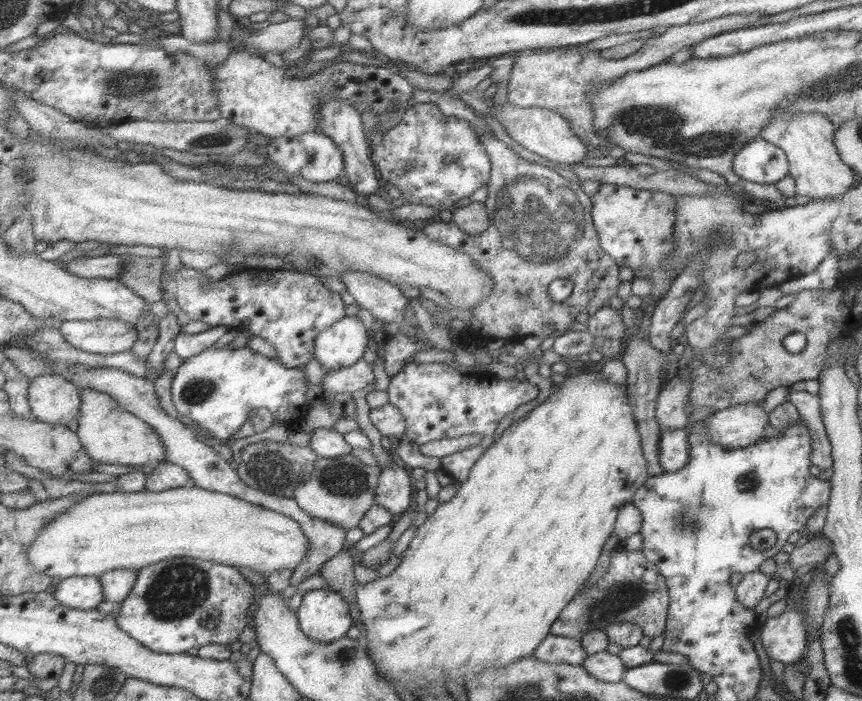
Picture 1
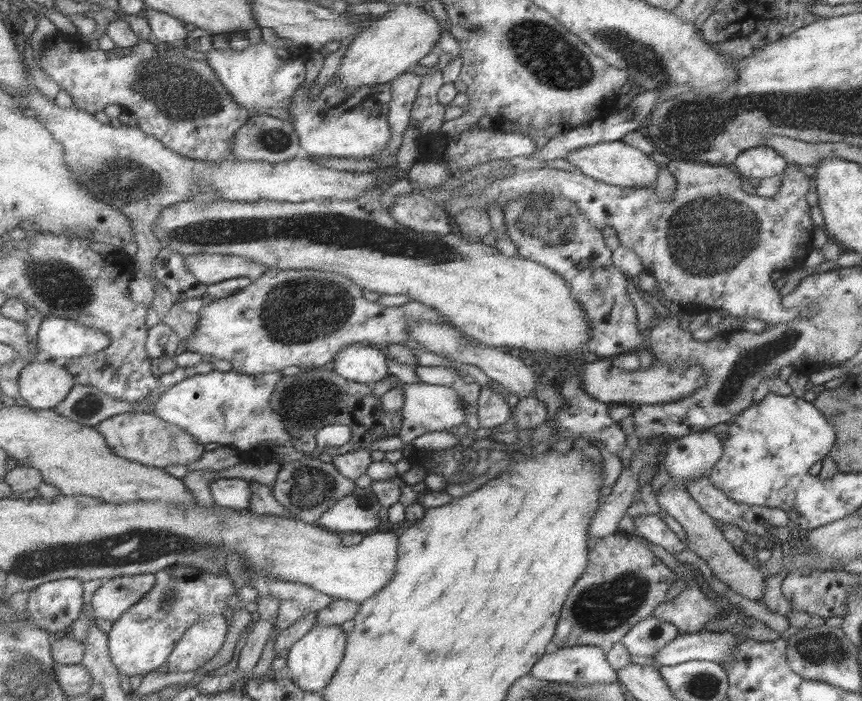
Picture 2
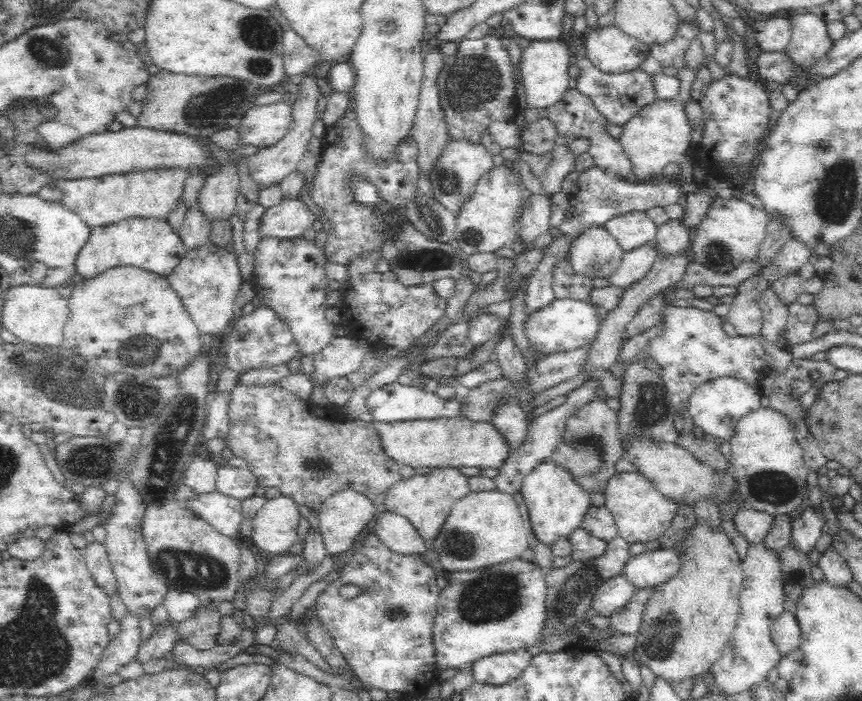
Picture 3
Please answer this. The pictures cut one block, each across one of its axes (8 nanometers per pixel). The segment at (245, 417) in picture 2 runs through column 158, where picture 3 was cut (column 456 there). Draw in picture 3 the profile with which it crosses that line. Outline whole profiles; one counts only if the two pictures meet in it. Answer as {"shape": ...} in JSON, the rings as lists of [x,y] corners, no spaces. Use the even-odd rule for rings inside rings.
{"shape":[[[398,381],[393,383],[386,383],[384,386],[381,386],[380,388],[373,389],[372,392],[368,395],[368,398],[365,400],[365,405],[367,408],[367,411],[370,413],[370,417],[372,417],[373,422],[379,421],[384,423],[396,423],[397,421],[404,421],[404,420],[432,420],[434,418],[441,418],[441,417],[456,417],[456,416],[463,416],[461,412],[459,412],[459,401],[458,400],[442,400],[441,398],[438,398],[438,395],[432,393],[432,392],[426,392],[424,389],[416,388],[415,386],[405,385],[402,383],[399,383]]]}

